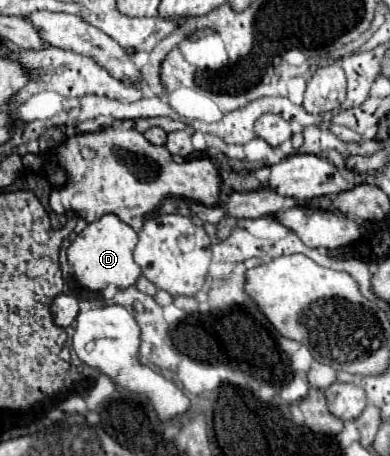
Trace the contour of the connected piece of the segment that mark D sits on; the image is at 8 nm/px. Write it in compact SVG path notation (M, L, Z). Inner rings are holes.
M106 214L100 220L88 224L68 248L68 262L74 268L76 280L90 290L102 290L108 284L116 284L118 288L128 288L136 284L136 280L142 276L140 266L132 260L136 242L136 232L112 214Z

